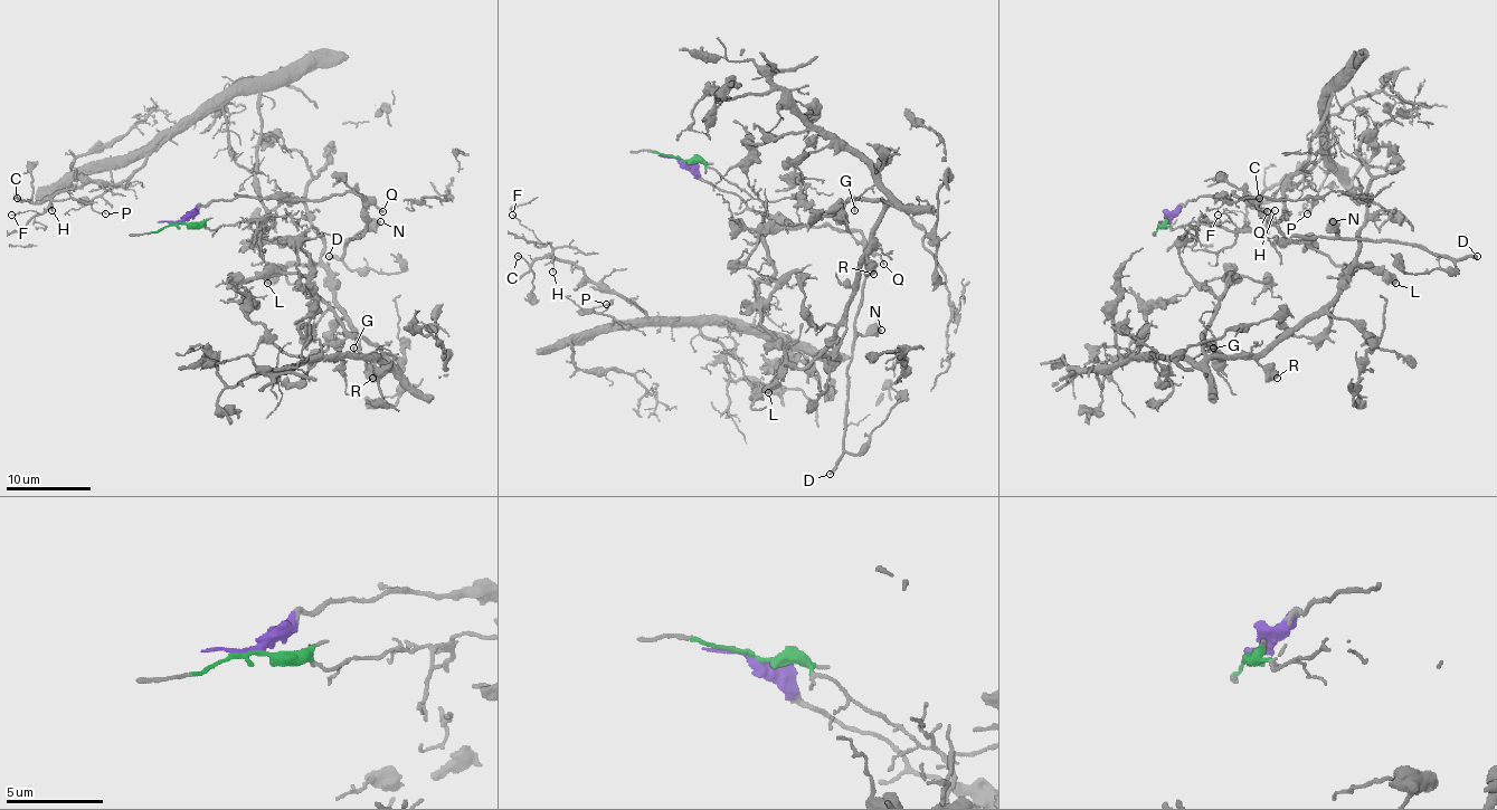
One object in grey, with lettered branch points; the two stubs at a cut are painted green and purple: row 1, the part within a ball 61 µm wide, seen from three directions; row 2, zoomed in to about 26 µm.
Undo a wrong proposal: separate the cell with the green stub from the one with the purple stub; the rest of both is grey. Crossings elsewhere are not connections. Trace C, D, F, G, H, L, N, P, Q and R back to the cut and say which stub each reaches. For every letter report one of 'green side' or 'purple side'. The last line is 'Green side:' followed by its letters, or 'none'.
C: green side
D: purple side
F: green side
G: green side
H: green side
L: green side
N: purple side
P: green side
Q: purple side
R: green side
Green side: C, F, G, H, L, P, R

